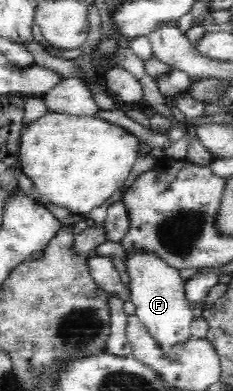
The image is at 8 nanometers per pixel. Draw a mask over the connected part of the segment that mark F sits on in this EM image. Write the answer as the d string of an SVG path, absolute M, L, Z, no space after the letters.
M136 253L125 259L128 278L129 297L136 305L135 314L156 342L158 349L164 354L173 349L182 348L191 338L190 329L194 321L193 309L186 301L184 293L185 281L180 278L179 270L166 265L157 255Z

